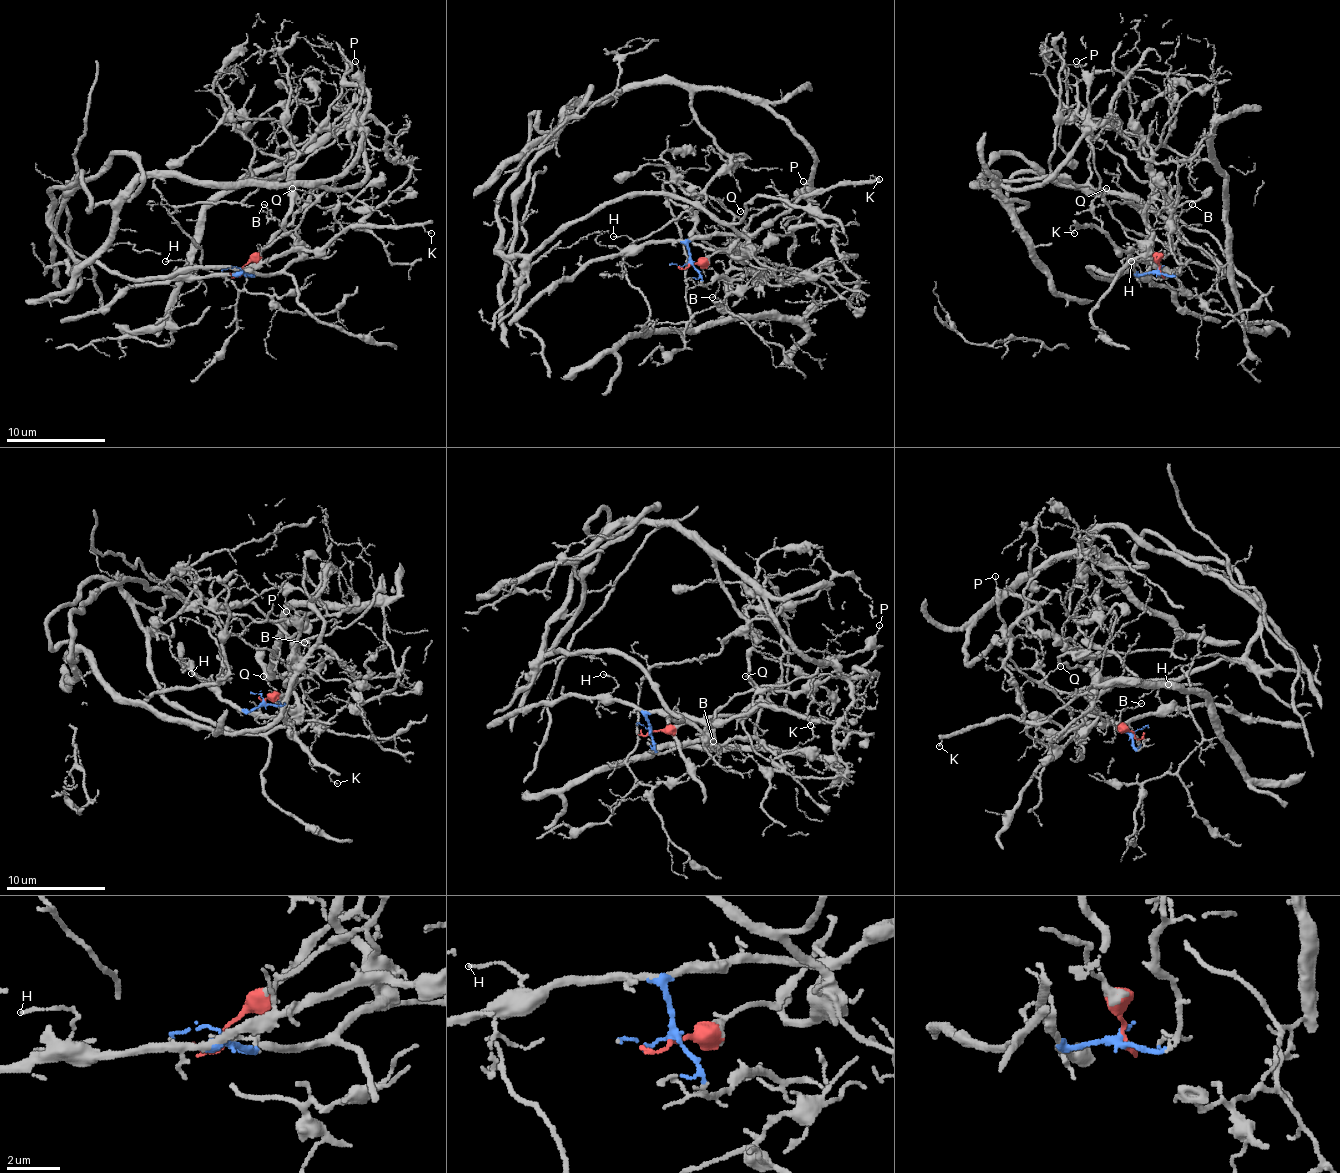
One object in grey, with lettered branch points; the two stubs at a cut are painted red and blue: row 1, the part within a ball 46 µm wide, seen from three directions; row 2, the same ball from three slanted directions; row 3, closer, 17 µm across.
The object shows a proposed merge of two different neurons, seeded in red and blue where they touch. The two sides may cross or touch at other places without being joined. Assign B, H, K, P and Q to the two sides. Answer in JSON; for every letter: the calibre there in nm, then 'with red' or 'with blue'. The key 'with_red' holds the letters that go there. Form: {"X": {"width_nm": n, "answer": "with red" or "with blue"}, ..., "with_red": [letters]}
{"B": {"width_nm": 100, "answer": "with blue"}, "H": {"width_nm": 80, "answer": "with blue"}, "K": {"width_nm": 110, "answer": "with blue"}, "P": {"width_nm": 90, "answer": "with red"}, "Q": {"width_nm": 90, "answer": "with red"}, "with_red": ["P", "Q"]}

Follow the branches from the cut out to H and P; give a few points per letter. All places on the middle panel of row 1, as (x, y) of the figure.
H: (689, 262), (689, 249), (681, 242), (639, 244), (624, 234), (614, 237)
P: (689, 264), (723, 252), (753, 217), (771, 205), (786, 205), (801, 197), (798, 195), (811, 192), (803, 182)

